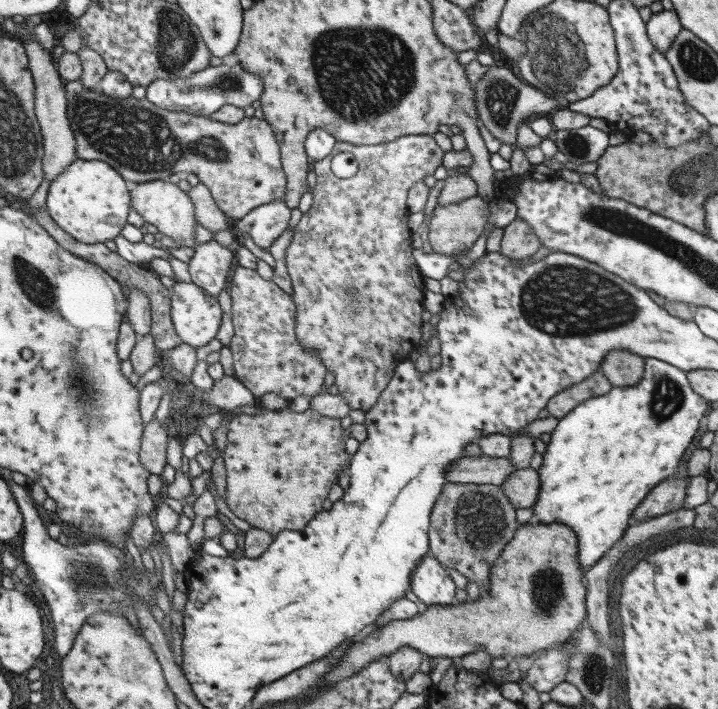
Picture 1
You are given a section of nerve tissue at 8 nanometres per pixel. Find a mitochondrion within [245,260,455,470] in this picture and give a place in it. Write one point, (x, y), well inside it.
(356, 305)

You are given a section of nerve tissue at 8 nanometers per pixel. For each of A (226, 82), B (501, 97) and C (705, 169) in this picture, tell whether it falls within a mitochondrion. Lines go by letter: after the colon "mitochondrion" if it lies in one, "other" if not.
A: mitochondrion
B: mitochondrion
C: mitochondrion

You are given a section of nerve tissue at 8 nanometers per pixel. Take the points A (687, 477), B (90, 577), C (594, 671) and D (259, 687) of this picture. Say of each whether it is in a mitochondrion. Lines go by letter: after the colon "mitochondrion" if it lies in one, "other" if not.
A: other
B: mitochondrion
C: mitochondrion
D: other

